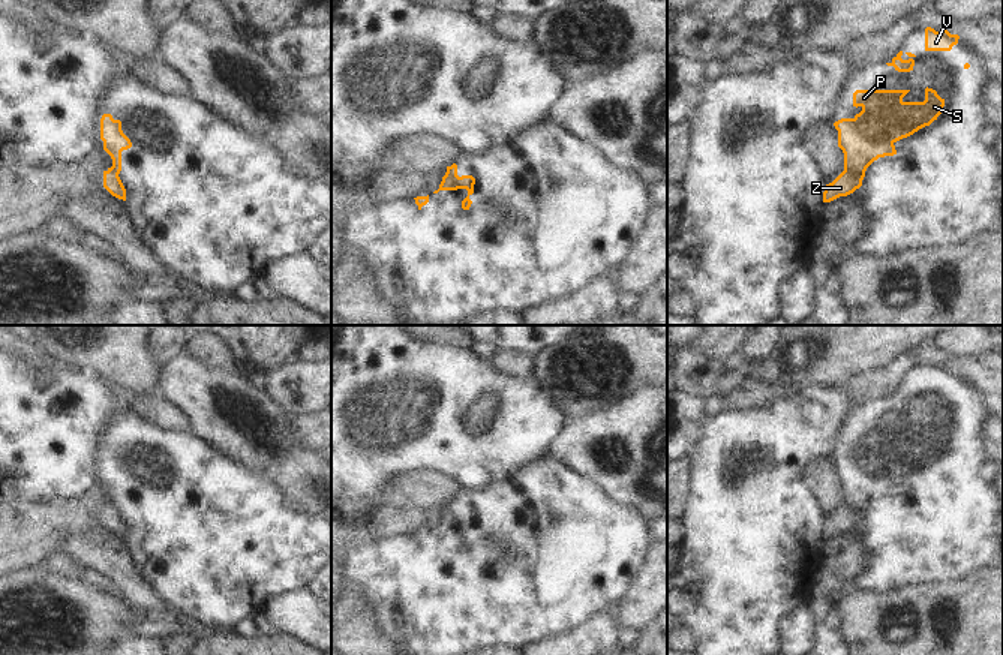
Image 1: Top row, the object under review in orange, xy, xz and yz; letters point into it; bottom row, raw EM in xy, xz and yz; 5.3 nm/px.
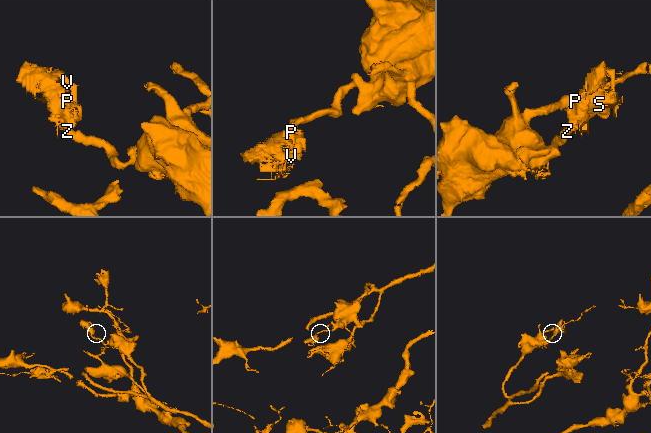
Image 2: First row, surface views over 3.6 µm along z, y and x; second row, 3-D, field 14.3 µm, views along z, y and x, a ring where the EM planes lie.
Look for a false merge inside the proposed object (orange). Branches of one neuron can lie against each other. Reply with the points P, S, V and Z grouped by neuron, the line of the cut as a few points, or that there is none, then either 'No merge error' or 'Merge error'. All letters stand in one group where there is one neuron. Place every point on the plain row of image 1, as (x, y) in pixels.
Groups: P S V / Z. Split along yz (844, 502), (856, 507), (862, 514). Merge error.

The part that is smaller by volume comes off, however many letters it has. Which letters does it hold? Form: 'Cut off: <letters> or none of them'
Cut off: P, S, V.

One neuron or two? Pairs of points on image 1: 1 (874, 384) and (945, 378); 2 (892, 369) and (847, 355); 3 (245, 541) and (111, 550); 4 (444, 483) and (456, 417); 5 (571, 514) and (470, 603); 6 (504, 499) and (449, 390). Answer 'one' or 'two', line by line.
1: two
2: one
3: two
4: two
5: one
6: two

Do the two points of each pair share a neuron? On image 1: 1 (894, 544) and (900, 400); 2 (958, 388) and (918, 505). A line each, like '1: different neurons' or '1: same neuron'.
1: same neuron
2: same neuron

